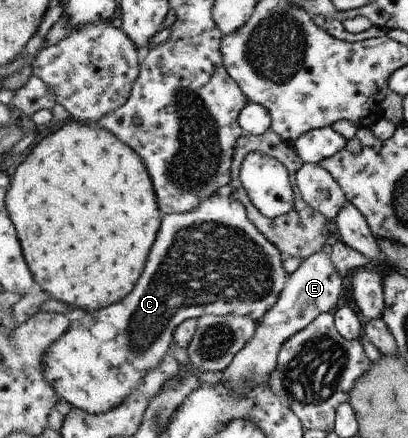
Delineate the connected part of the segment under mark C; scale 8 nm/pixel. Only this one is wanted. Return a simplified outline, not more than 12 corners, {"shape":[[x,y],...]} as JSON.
{"shape":[[228,189],[163,215],[141,283],[73,320],[45,375],[130,397],[184,321],[259,322],[290,279]]}

